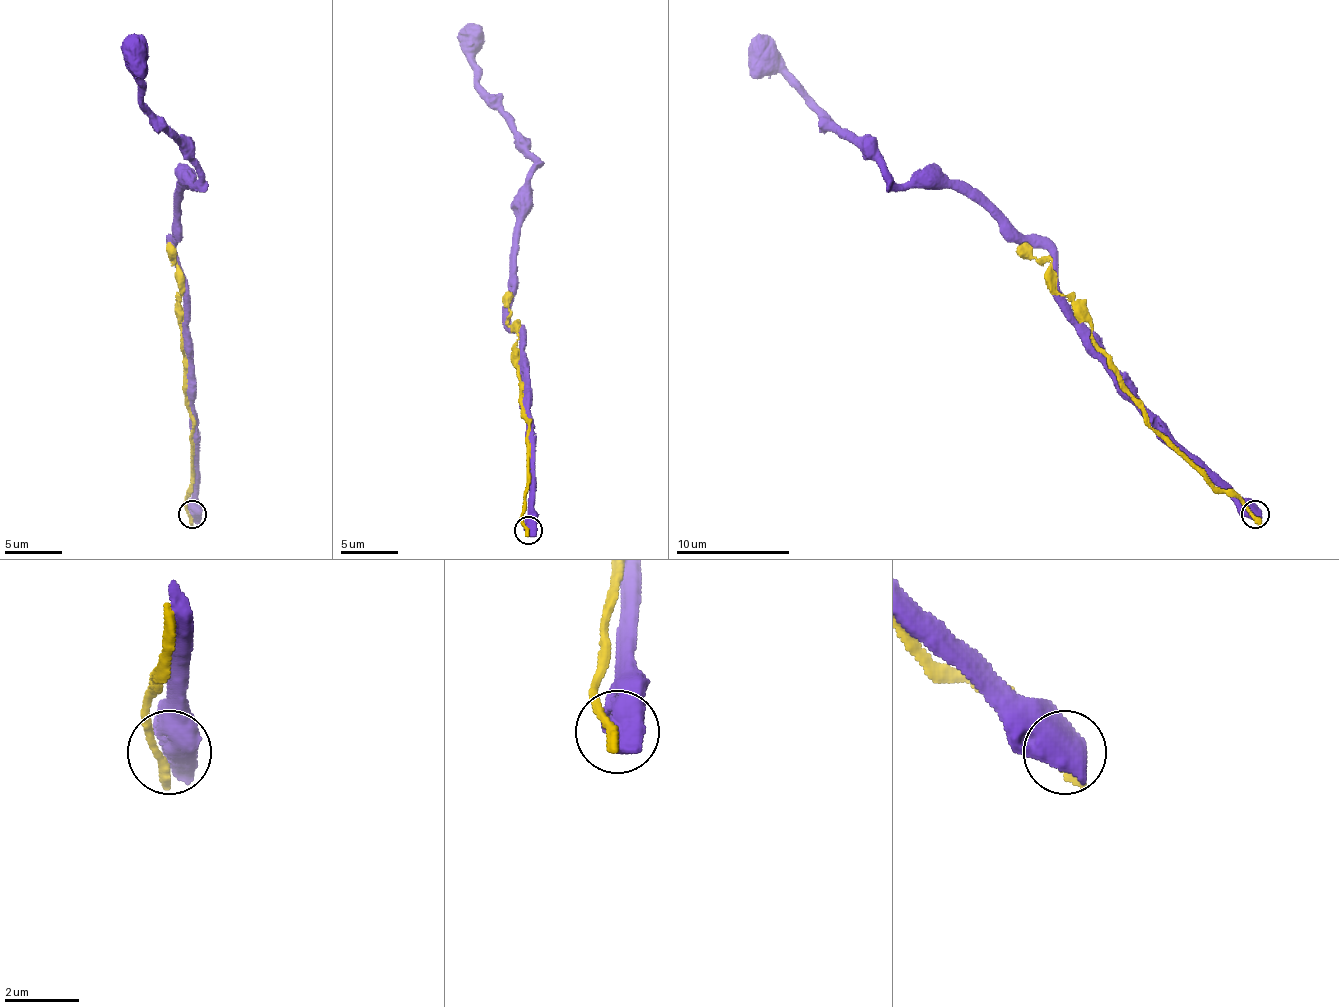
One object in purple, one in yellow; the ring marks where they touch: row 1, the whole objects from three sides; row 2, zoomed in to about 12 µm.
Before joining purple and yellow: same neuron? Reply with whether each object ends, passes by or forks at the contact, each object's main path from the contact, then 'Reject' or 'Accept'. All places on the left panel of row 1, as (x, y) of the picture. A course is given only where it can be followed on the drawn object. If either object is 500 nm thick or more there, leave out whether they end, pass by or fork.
Course of purple: (192, 513), (189, 320), (174, 249), (174, 215), (180, 192), (192, 186), (200, 169), (140, 101), (135, 33). Course of yellow: (192, 516), (186, 499), (192, 425), (180, 323), (180, 289), (177, 266), (172, 260), (174, 257), (169, 246). Reject

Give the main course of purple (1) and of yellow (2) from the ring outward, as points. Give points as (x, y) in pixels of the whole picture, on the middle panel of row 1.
1: (528, 529), (525, 347), (510, 321), (510, 267), (528, 174), (536, 156), (476, 88), (471, 34)
2: (528, 529), (522, 515), (528, 424), (516, 367), (516, 330), (508, 321), (510, 310), (505, 293)

